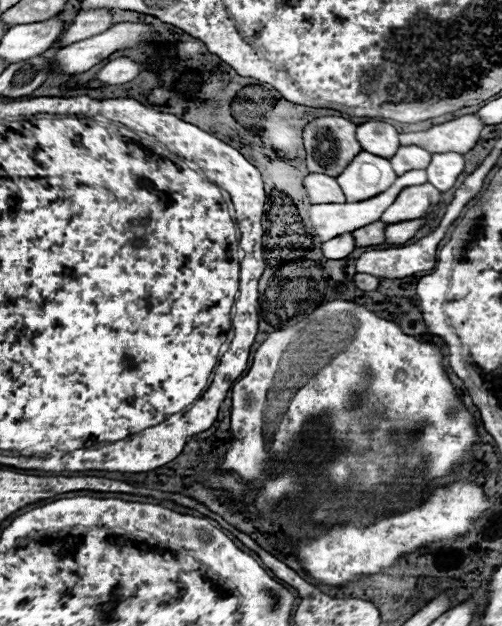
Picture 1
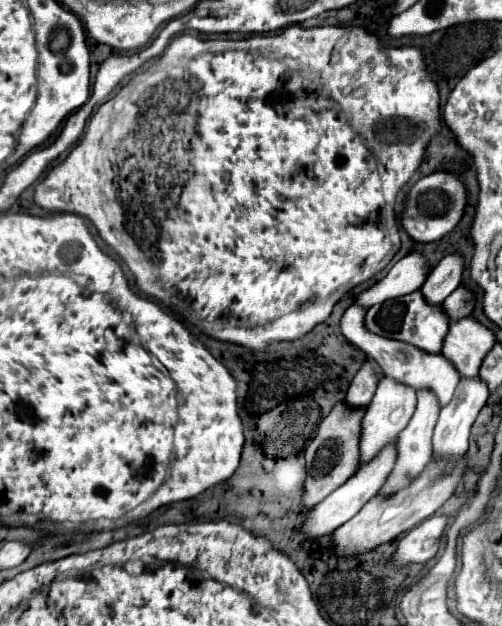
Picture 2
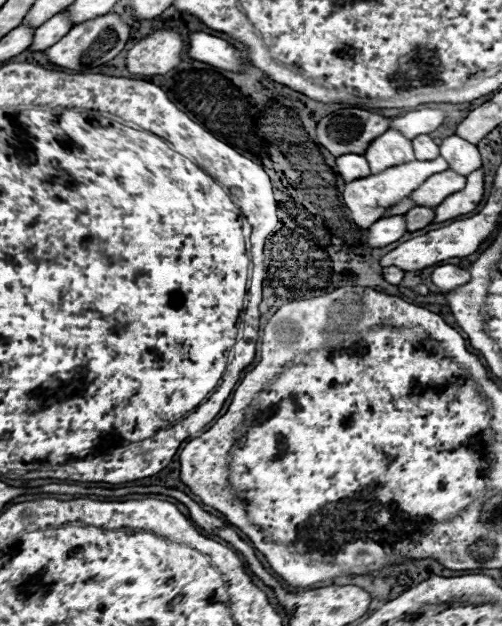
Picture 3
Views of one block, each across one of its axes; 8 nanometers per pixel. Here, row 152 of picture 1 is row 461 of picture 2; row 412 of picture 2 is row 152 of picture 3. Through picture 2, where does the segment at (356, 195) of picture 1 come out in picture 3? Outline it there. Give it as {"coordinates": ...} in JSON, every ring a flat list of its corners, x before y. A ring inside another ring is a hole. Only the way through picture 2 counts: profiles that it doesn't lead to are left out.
{"coordinates":[[386,130,382,136,372,140,366,154,368,166,372,174,386,170,388,166,396,166,396,162,410,162,414,158,412,142,406,140,396,130]]}

